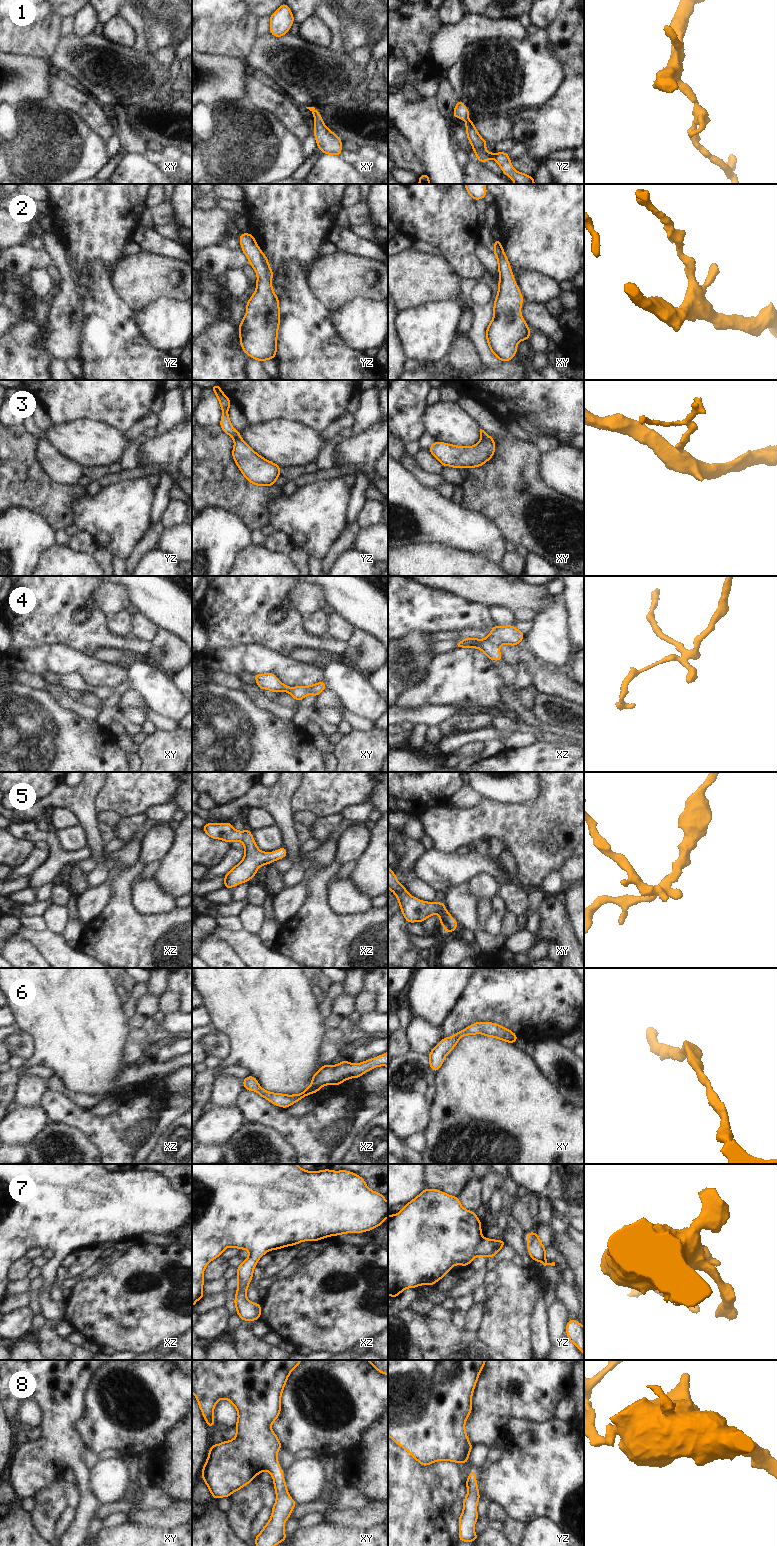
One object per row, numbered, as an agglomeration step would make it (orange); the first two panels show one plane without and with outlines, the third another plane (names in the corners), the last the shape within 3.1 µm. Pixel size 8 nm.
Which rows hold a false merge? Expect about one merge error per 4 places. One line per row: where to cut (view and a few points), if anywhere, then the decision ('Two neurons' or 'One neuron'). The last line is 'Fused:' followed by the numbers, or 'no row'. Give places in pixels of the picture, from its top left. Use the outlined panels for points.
1: No split. One neuron
2: No split. One neuron
3: No split. One neuron
4: No split. One neuron
5: No split. One neuron
6: No split. One neuron
7: No split. One neuron
8: No split. One neuron
Fused: no row.

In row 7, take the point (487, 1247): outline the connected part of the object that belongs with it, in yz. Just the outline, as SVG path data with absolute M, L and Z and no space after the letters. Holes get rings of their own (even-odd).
M424 1189L407 1203L396 1215L388 1215L388 1295L396 1298L402 1291L419 1285L434 1285L453 1266L470 1265L478 1256L494 1257L505 1245L504 1239L497 1241L482 1237L481 1221L473 1211L463 1208L459 1197L448 1195L436 1189Z

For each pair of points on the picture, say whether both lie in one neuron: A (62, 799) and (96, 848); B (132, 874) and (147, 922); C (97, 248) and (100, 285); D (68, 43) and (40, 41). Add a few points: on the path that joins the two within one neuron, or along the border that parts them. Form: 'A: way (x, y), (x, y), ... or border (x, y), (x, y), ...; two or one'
A: way (75, 807), (87, 819), (93, 835); one
B: way (124, 888), (124, 906), (133, 915); one
C: border (111, 272), (102, 264), (93, 264), (80, 277); two
D: border (60, 35), (55, 51), (46, 61); two

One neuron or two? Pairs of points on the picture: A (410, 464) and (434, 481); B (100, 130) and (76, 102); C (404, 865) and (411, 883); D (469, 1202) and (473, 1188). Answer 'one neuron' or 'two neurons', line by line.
A: one neuron
B: one neuron
C: two neurons
D: one neuron

